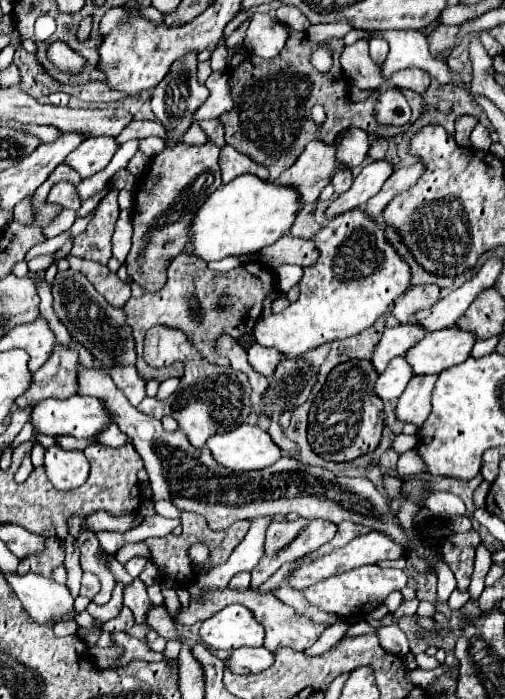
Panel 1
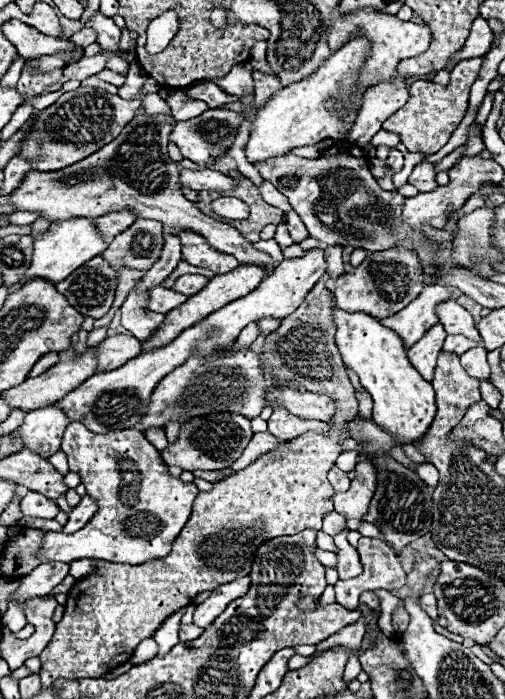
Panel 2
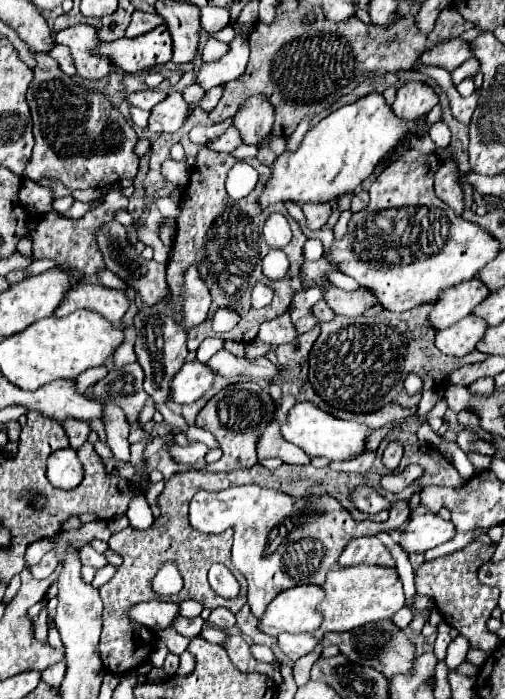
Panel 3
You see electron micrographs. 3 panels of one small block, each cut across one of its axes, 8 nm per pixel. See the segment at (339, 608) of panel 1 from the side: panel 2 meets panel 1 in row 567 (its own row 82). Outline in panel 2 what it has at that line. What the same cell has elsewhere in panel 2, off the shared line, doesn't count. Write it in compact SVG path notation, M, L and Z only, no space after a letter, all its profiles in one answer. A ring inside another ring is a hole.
M360 10L354 12L352 16L340 16L334 14L332 16L332 26L330 26L330 36L328 36L328 46L336 52L338 48L342 48L348 40L358 38L352 36L354 32L358 32L358 36L368 36L372 40L372 52L366 60L364 72L360 74L360 90L366 90L378 82L390 80L396 76L396 68L404 58L412 58L418 56L422 52L428 50L430 42L432 42L432 32L428 28L428 24L414 24L414 22L402 22L396 16L384 16L376 10Z

